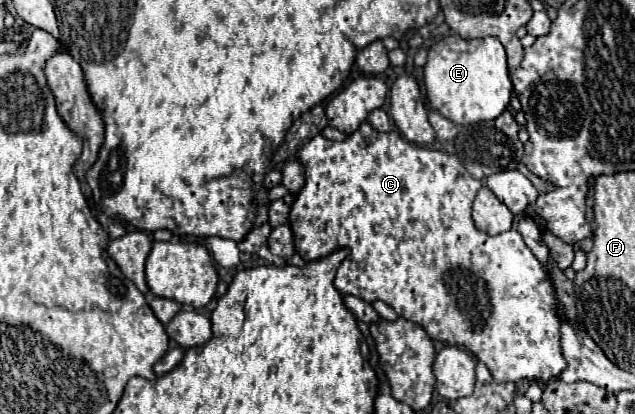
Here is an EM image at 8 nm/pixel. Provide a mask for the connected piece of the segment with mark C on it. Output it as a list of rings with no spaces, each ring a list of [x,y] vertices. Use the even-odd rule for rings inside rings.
[[[363,122],[361,128],[357,132],[353,132],[351,136],[347,136],[347,140],[343,140],[343,142],[327,140],[321,134],[313,136],[309,142],[305,142],[305,146],[297,152],[297,156],[305,168],[305,186],[297,192],[291,212],[289,212],[289,226],[293,230],[295,250],[301,254],[301,258],[305,262],[311,262],[311,260],[327,256],[333,250],[339,250],[343,246],[351,248],[351,254],[345,258],[345,262],[341,264],[341,268],[335,276],[335,286],[341,294],[357,296],[357,298],[365,300],[367,304],[371,304],[375,300],[389,304],[397,312],[397,316],[419,324],[431,340],[439,340],[443,344],[451,344],[451,346],[457,346],[457,348],[463,348],[463,350],[475,354],[477,360],[481,360],[489,368],[495,382],[519,382],[519,380],[547,382],[547,380],[557,378],[561,374],[561,370],[565,368],[565,360],[561,356],[561,346],[559,346],[559,318],[553,310],[555,292],[551,288],[551,282],[547,280],[545,272],[541,270],[539,260],[525,246],[525,242],[521,240],[517,230],[509,230],[509,232],[503,232],[493,238],[493,236],[475,228],[473,218],[471,218],[471,204],[473,204],[477,190],[483,186],[483,180],[473,178],[467,172],[467,168],[463,166],[463,162],[457,158],[457,154],[449,154],[449,152],[435,150],[429,146],[411,144],[397,130],[379,132],[369,122]]]

